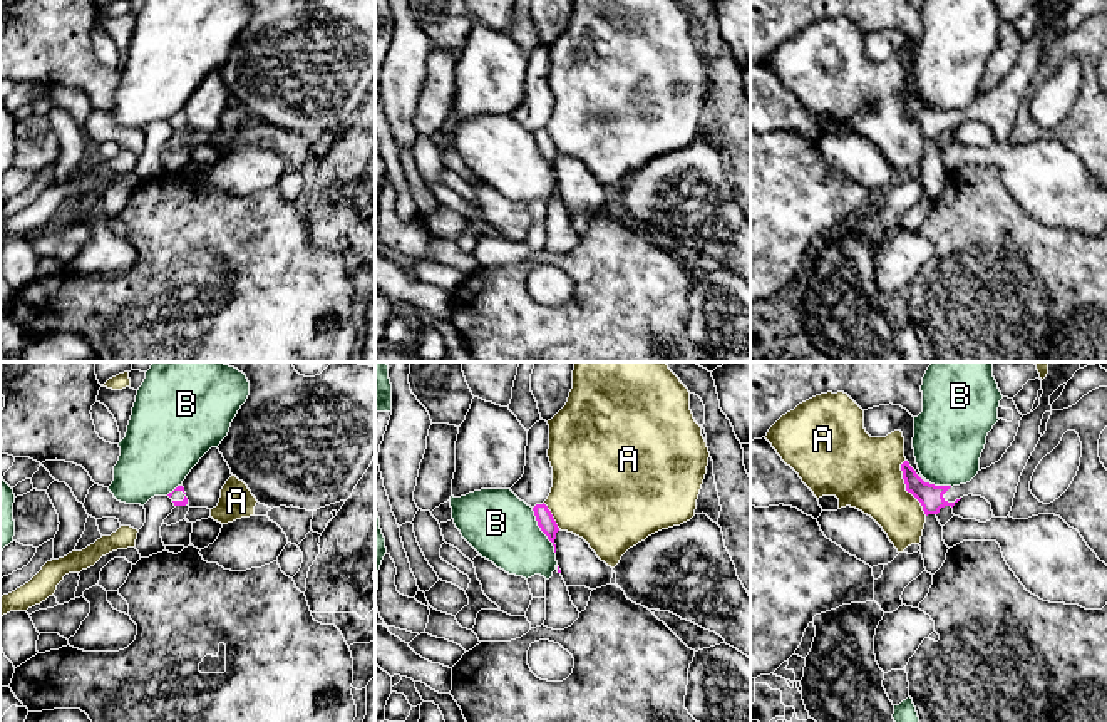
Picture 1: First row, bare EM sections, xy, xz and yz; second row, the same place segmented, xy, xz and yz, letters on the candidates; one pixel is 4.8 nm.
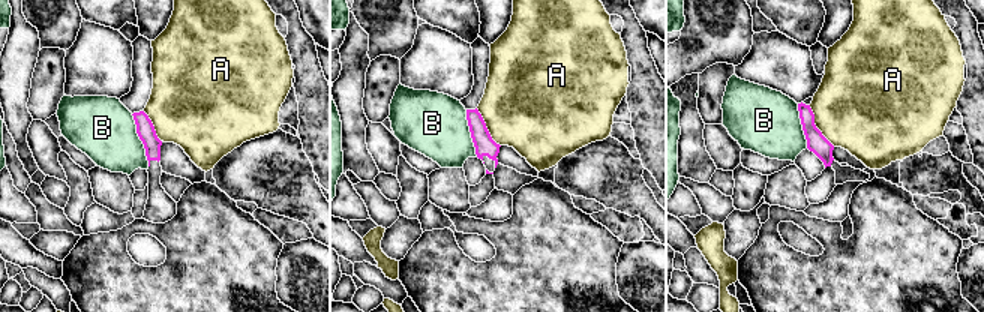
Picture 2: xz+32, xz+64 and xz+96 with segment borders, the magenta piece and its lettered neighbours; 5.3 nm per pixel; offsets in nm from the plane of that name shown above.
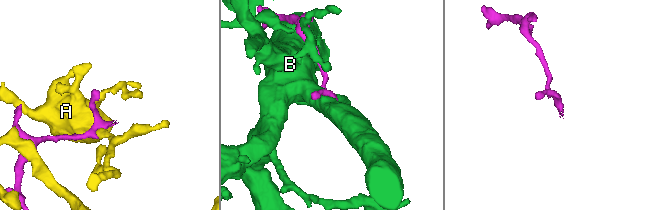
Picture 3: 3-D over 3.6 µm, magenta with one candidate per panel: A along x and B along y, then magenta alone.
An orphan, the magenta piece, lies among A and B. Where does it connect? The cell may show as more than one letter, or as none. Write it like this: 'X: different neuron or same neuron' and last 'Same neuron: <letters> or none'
A: different neuron
B: different neuron
Same neuron: none

